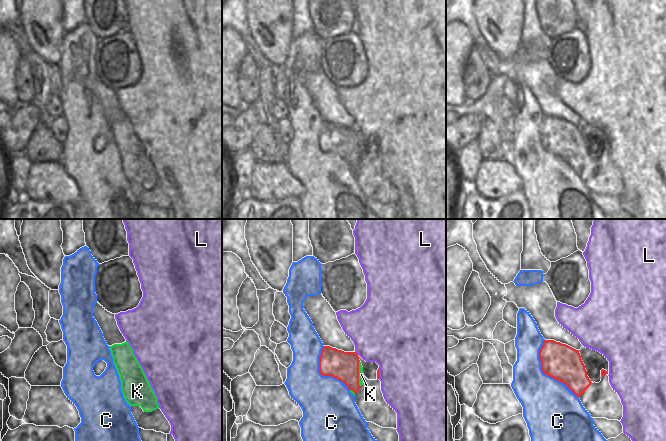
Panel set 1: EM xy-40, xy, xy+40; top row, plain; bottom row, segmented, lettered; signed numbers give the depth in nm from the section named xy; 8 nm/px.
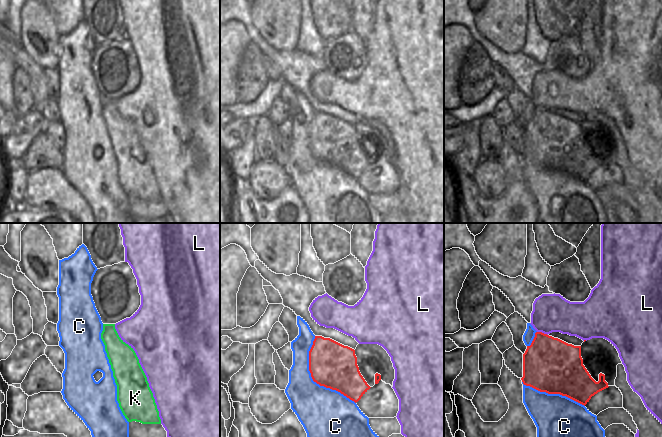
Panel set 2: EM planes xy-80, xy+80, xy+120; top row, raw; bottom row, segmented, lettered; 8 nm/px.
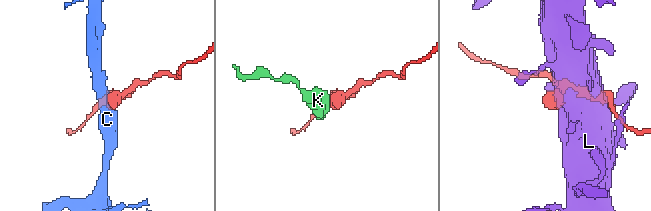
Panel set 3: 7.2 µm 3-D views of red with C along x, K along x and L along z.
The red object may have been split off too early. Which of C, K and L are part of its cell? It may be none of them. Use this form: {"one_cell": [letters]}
{"one_cell": []}

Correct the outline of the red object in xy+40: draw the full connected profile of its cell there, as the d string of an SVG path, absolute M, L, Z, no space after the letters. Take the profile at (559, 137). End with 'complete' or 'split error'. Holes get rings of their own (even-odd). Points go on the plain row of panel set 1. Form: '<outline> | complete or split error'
M544 116L539 135L543 149L562 158L578 174L592 159L579 126L566 120Z | complete

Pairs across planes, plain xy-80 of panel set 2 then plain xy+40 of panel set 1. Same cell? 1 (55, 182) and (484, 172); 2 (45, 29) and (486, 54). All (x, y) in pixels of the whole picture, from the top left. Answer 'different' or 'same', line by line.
1: same
2: different

